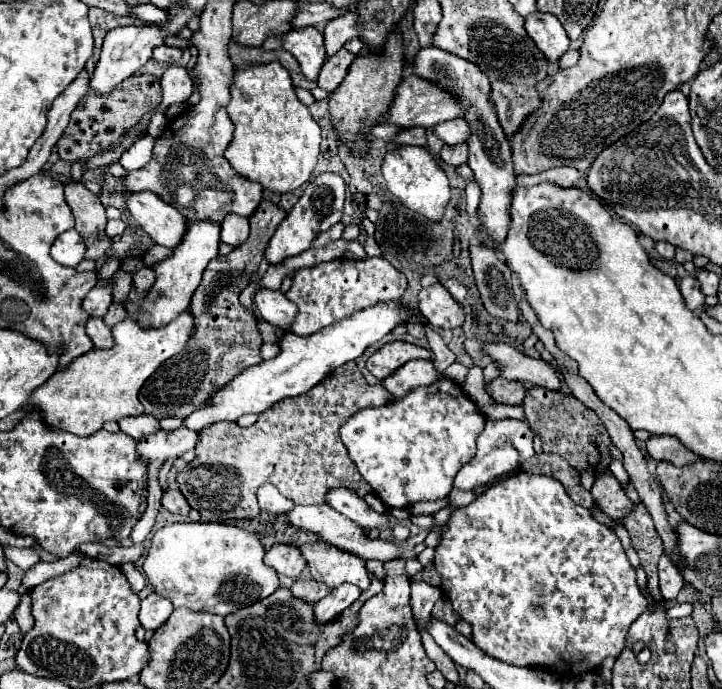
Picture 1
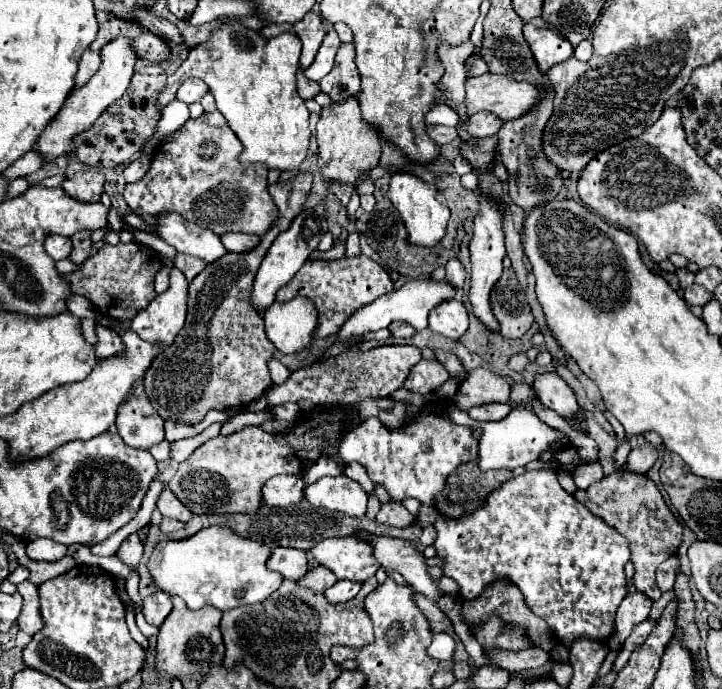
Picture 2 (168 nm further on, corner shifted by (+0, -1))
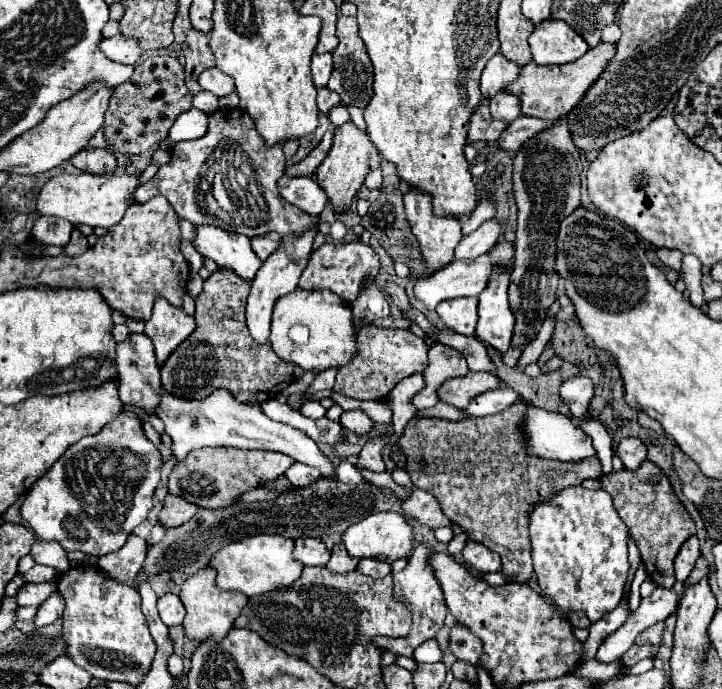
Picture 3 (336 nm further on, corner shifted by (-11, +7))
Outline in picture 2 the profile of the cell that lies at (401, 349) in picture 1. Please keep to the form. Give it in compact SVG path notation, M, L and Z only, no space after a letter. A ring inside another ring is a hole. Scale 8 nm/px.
M378 346L372 350L348 350L340 356L328 358L322 364L310 364L290 374L282 386L274 386L266 392L268 406L280 406L284 402L312 400L318 406L336 406L353 404L366 398L384 398L394 390L404 386L404 380L410 374L410 368L422 360L422 354L416 346Z

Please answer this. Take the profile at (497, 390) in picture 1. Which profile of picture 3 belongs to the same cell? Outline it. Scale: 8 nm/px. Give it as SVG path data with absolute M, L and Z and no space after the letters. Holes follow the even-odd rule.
M469 372L465 376L459 378L451 378L447 380L441 388L439 388L439 400L453 404L457 408L467 408L469 402L487 392L487 390L495 390L501 386L501 378L497 374L491 372Z

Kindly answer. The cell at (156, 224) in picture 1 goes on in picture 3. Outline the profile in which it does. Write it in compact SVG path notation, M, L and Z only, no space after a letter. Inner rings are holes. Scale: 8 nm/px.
M195 226L193 246L205 258L211 258L221 268L229 268L245 280L253 280L263 264L251 250L249 238L243 234L227 232L215 226Z

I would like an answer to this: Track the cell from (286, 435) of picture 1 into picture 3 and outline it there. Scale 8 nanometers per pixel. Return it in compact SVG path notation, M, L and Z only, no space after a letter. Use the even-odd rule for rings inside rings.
M199 448L177 464L169 476L169 492L187 498L201 508L223 508L239 502L241 494L263 484L275 482L295 460L271 450L241 450L241 448Z

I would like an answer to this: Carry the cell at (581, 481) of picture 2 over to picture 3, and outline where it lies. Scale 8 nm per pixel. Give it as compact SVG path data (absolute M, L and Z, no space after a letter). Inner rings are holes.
M515 402L511 408L485 416L485 418L467 418L459 422L449 422L441 418L413 418L407 422L399 446L407 454L407 472L415 488L427 490L437 498L441 504L443 514L453 522L459 524L475 542L485 544L489 550L501 556L501 572L505 574L507 582L527 584L533 576L533 562L531 562L531 544L529 544L529 510L535 502L551 498L557 490L567 486L577 486L587 478L601 476L601 462L599 458L591 458L591 462L555 462L539 456L525 454L523 446L519 444L521 436L517 430L519 420L527 402Z

